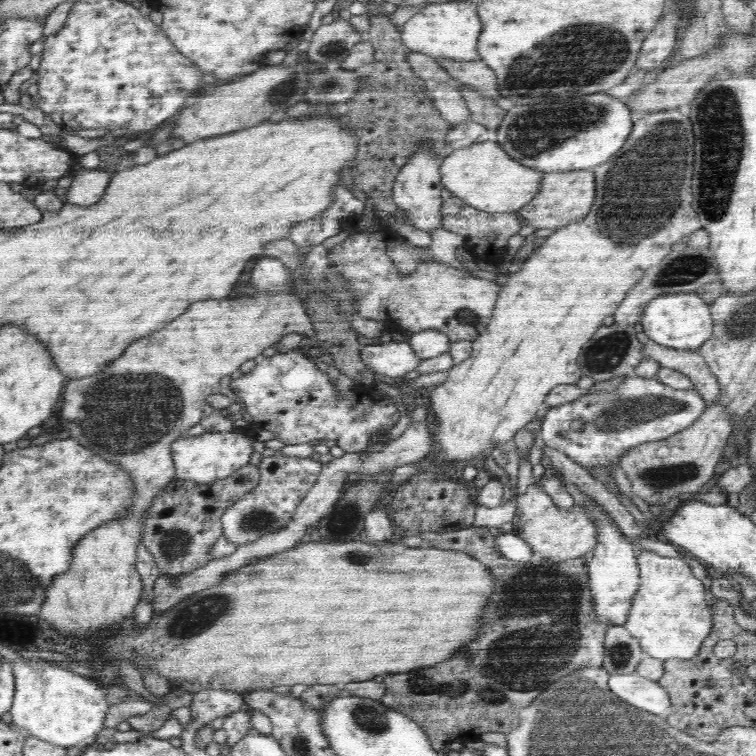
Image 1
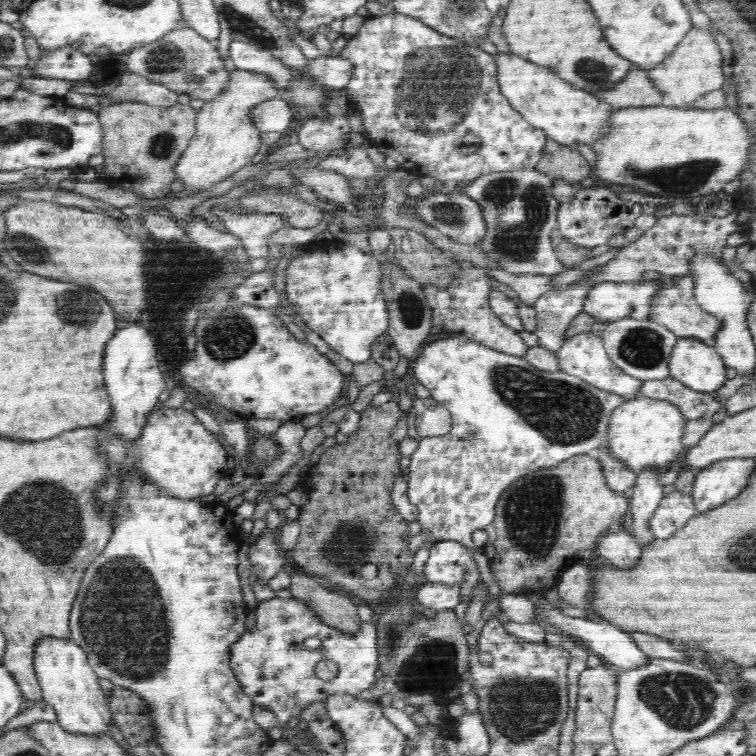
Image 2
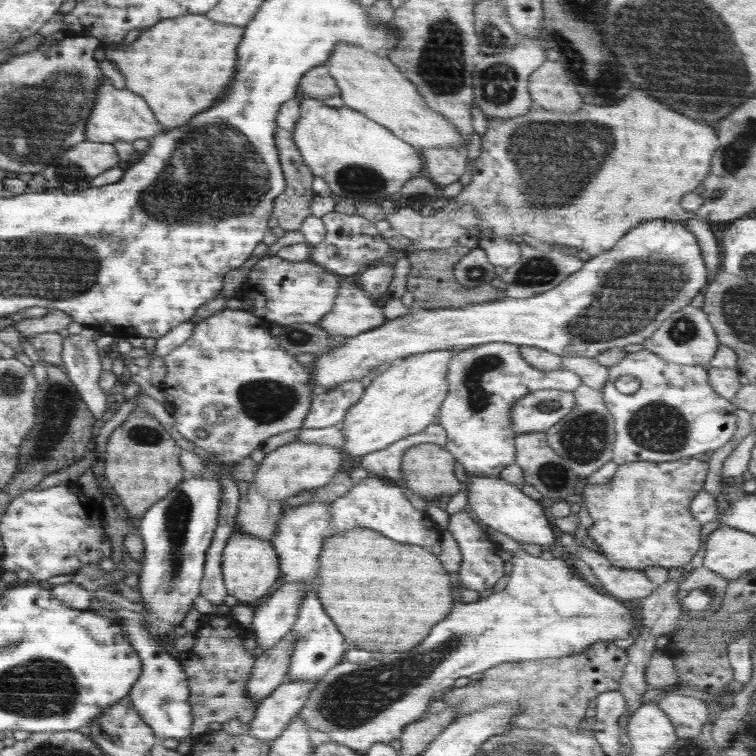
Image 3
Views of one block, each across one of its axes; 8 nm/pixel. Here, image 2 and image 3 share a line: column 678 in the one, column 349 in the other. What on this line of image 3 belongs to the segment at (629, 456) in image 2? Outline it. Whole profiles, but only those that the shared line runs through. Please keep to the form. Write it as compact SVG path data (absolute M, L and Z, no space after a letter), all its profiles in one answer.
M442 349L411 355L373 377L358 402L350 407L341 424L338 424L345 438L340 450L350 456L370 454L418 434L435 422L448 392L447 368L453 354L454 349Z

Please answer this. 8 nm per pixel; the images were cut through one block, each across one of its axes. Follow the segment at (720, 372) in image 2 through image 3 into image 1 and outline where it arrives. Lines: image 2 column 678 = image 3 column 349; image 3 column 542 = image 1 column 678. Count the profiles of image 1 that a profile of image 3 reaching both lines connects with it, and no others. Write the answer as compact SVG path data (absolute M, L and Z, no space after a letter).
M695 291L664 294L650 300L644 309L640 324L644 334L655 344L688 351L698 351L713 333L709 302L698 297Z

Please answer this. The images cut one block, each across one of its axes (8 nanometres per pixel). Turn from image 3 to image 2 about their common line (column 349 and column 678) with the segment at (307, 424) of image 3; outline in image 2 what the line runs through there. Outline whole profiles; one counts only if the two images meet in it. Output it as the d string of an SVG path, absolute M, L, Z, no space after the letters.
M672 377L642 381L638 394L673 404L687 421L698 420L704 416L712 417L716 412L724 410L724 404L713 398L710 393L692 390Z

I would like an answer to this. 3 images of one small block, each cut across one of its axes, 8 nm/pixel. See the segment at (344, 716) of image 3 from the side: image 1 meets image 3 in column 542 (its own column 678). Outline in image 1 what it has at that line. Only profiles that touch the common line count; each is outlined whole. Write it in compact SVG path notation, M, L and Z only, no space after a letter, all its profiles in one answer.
M635 547L640 586L623 628L638 640L646 656L667 661L695 657L712 632L711 606L706 603L706 588L681 559L663 558L656 552Z

